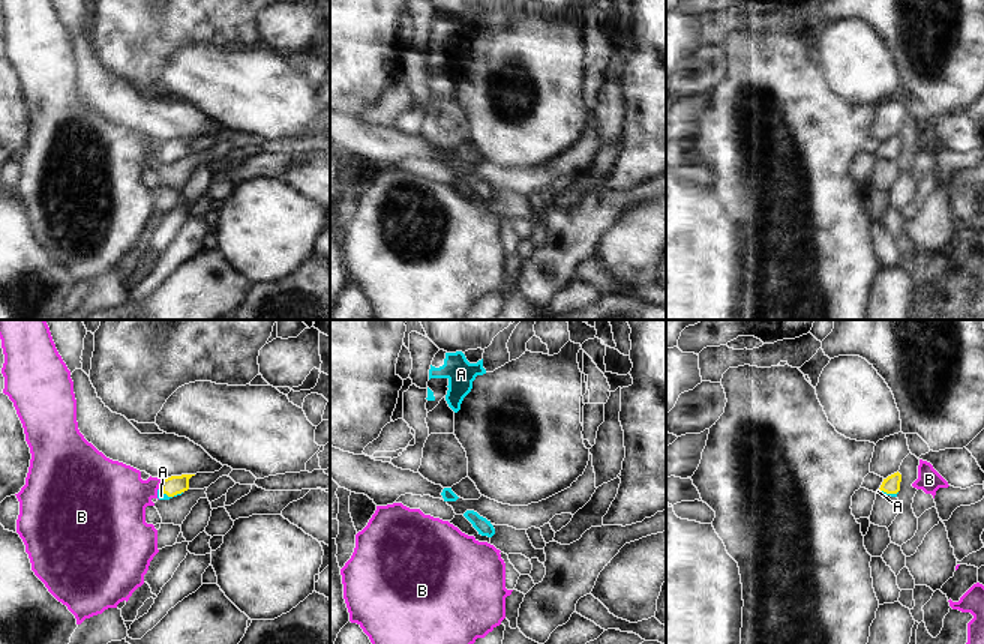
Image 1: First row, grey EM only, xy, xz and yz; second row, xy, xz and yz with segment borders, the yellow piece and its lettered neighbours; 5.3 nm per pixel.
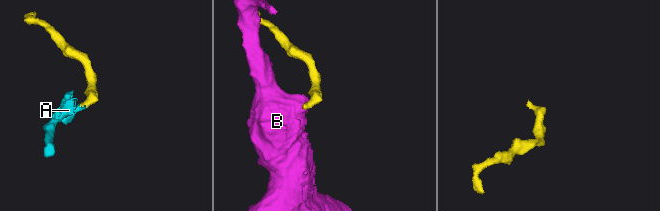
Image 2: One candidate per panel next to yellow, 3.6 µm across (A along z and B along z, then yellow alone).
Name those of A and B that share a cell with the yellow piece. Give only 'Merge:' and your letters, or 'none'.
Merge: A

